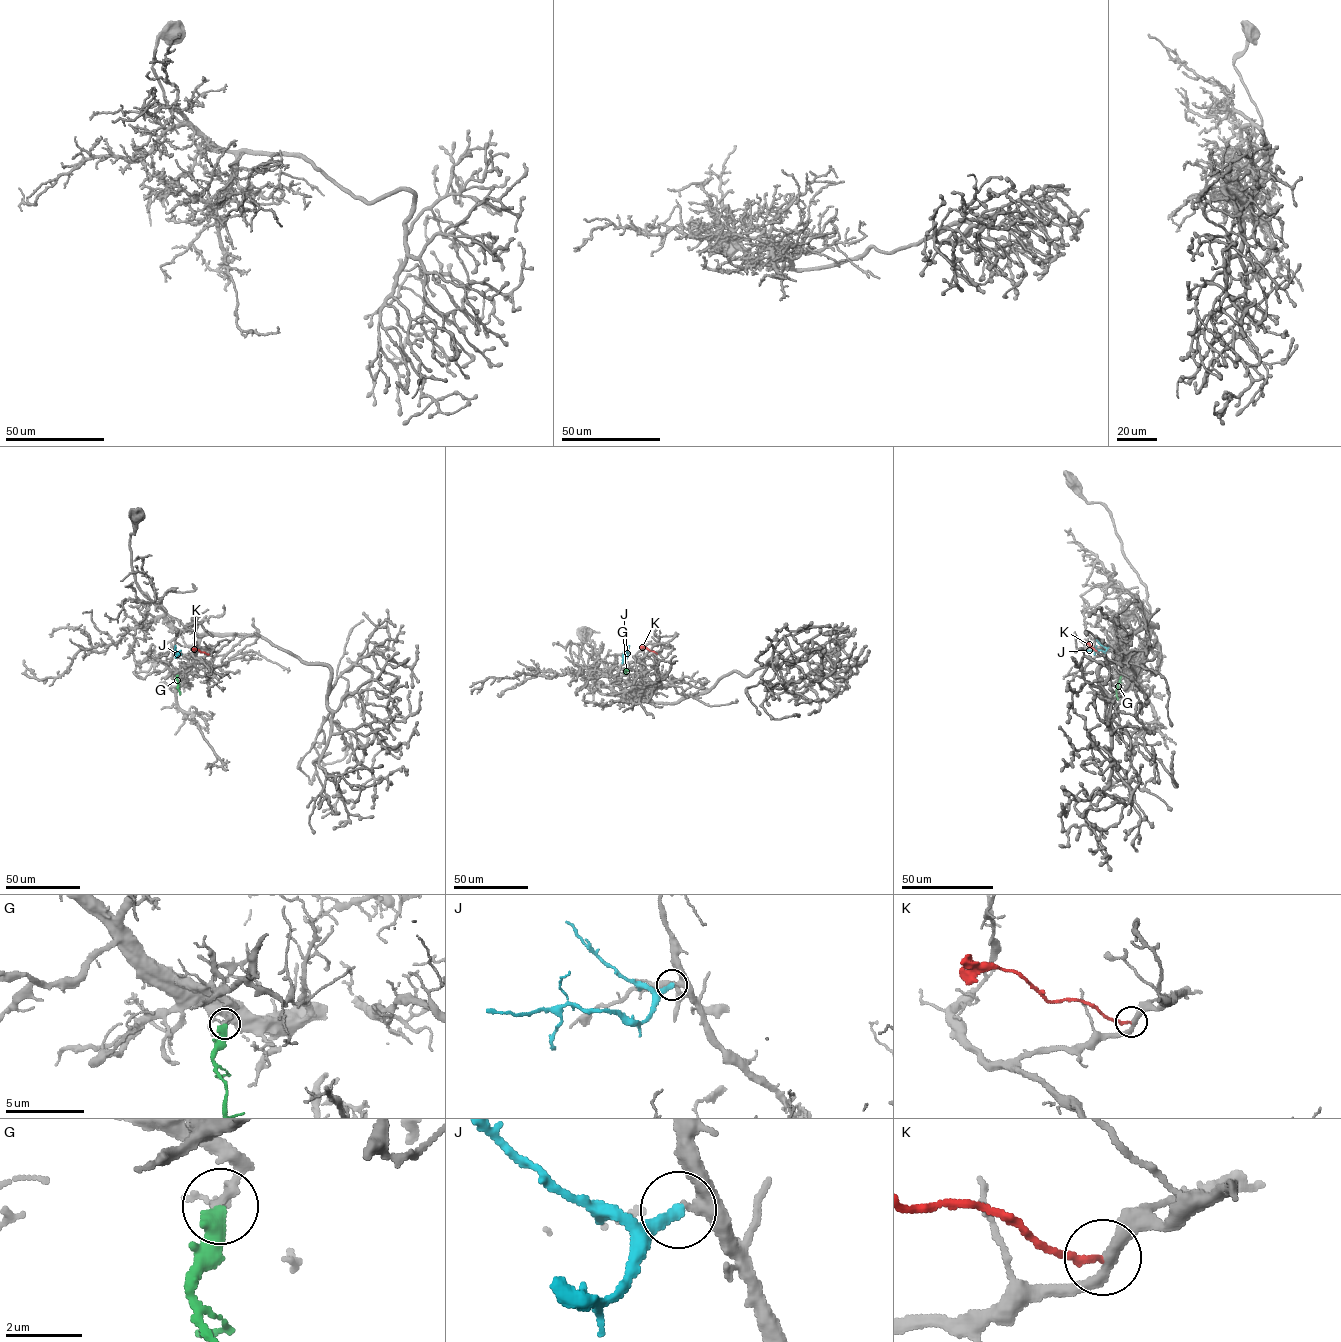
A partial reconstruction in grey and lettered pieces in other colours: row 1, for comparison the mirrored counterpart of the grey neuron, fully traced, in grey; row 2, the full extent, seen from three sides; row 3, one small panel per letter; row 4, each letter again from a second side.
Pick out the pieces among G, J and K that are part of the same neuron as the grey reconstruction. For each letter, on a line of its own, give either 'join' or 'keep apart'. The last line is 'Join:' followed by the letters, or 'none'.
G: join
J: join
K: keep apart
Join: G, J

